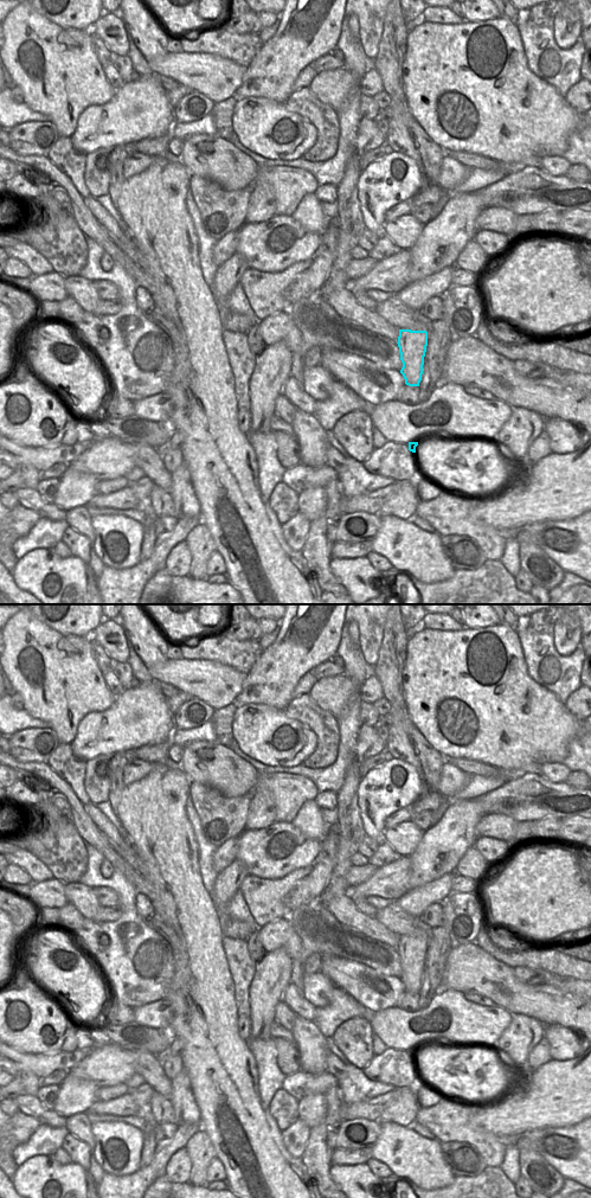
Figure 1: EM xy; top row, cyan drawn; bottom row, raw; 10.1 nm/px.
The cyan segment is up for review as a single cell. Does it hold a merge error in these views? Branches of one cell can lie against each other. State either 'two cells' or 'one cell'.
two cells

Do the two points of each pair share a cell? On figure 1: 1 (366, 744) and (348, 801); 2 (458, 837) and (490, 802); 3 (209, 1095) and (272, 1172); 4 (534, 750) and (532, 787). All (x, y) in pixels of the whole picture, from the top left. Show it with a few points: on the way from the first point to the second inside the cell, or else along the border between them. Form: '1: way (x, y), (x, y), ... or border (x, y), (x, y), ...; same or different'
1: border (355, 760), (360, 764); different
2: border (473, 800), (480, 805), (482, 815); different
3: way (229, 1096), (251, 1136), (254, 1147); same
4: border (525, 772), (538, 774); different

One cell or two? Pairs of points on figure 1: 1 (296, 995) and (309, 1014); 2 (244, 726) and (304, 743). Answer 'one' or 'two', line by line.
1: one
2: one

